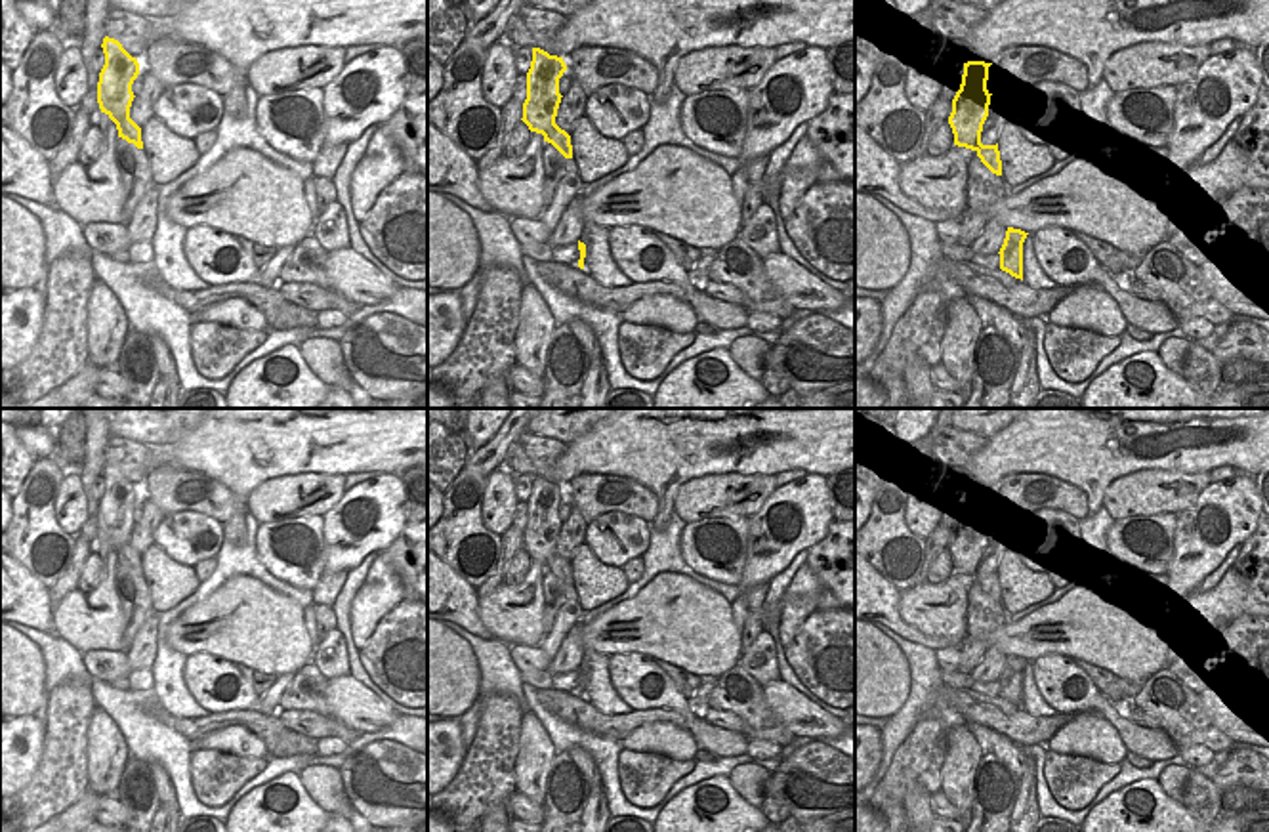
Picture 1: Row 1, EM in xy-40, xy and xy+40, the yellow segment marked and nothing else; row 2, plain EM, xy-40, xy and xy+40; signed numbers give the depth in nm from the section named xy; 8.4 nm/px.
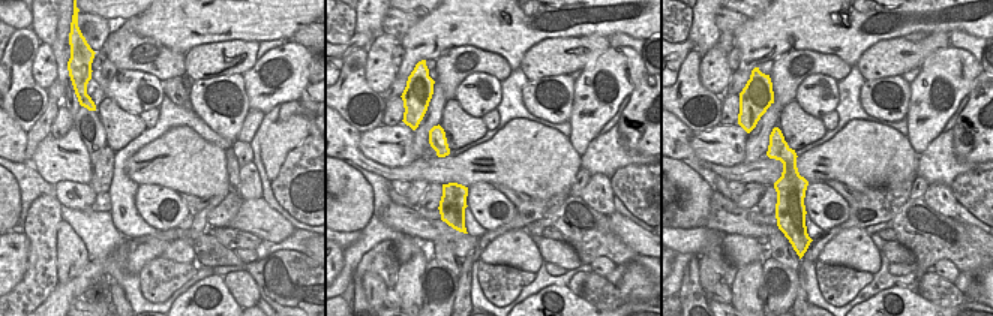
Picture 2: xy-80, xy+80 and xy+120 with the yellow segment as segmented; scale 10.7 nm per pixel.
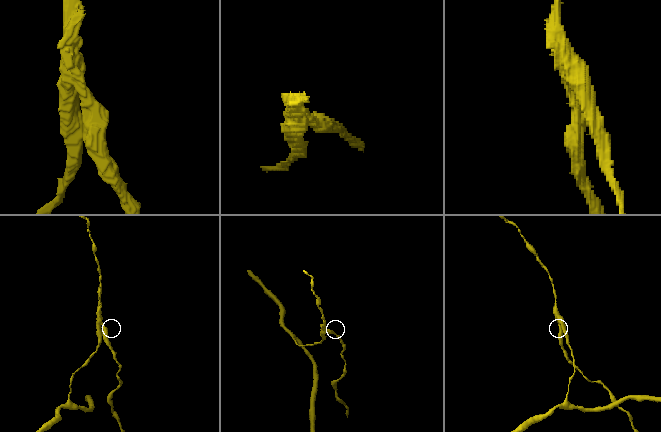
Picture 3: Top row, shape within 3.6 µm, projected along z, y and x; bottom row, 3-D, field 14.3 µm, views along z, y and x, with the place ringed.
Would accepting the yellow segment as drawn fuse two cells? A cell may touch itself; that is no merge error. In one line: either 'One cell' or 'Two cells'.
Two cells.

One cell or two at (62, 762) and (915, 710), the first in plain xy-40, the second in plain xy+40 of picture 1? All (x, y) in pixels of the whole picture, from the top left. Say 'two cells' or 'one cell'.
two cells

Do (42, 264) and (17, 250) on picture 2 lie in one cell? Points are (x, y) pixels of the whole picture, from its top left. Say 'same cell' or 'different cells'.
different cells

